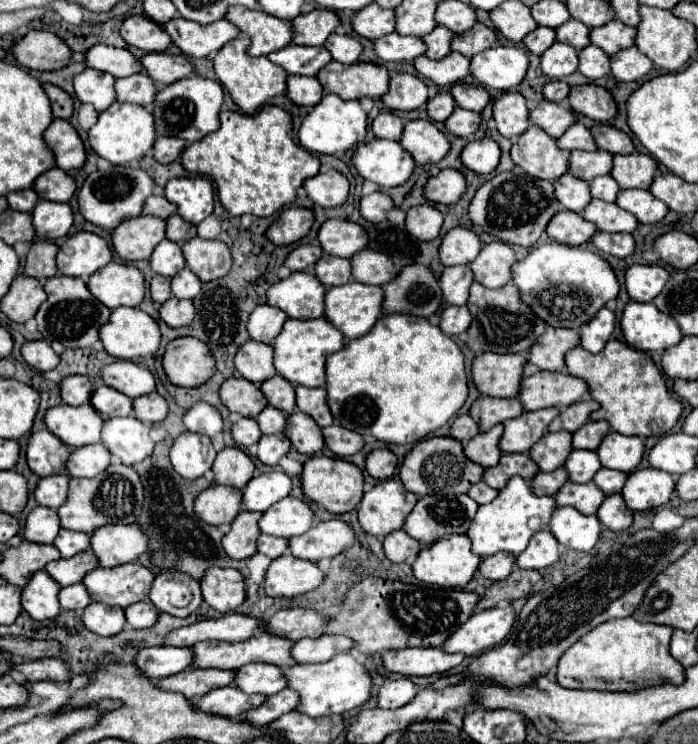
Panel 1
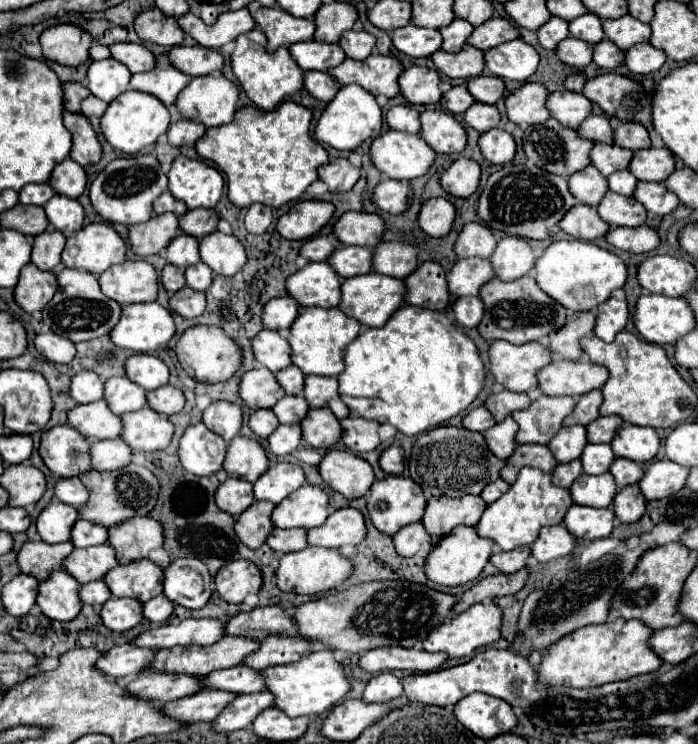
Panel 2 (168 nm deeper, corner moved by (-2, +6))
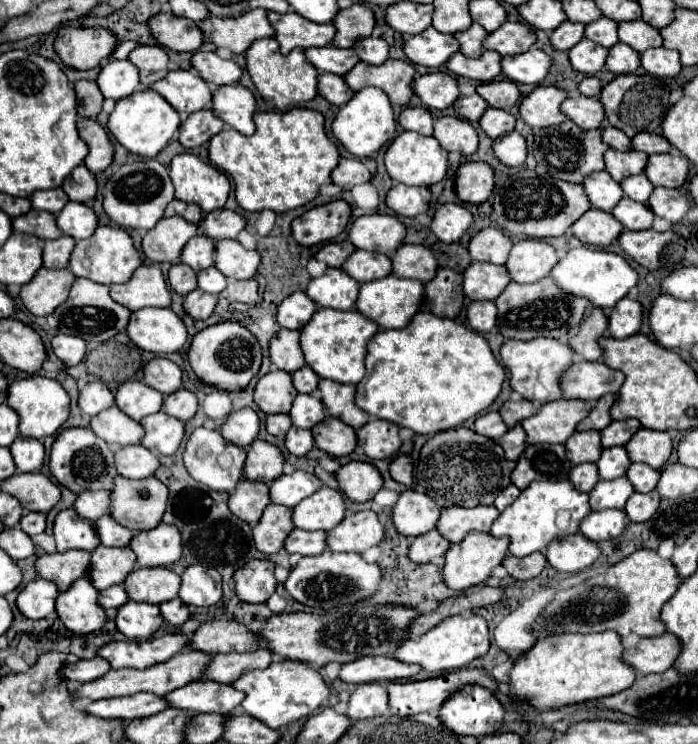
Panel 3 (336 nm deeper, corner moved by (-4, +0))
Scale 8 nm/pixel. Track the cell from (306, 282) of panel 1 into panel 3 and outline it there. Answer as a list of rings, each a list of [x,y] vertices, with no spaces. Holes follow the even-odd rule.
[[[327,269],[325,275],[311,279],[307,287],[307,295],[319,305],[319,307],[331,307],[349,311],[355,307],[357,295],[359,295],[359,283],[349,277],[343,269]]]

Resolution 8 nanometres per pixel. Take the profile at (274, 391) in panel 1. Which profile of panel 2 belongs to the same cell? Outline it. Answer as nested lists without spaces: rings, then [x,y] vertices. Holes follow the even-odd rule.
[[[289,365],[287,369],[275,373],[275,379],[279,381],[279,385],[283,385],[287,395],[301,395],[303,393],[305,375],[295,365]]]

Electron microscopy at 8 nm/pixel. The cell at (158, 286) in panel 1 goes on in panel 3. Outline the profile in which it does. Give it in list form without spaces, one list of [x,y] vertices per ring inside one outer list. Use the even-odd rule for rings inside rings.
[[[177,263],[169,271],[169,283],[179,295],[189,295],[193,289],[197,289],[197,273],[189,265]]]

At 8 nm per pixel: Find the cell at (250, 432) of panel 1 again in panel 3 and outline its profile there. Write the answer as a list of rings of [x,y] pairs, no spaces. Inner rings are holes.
[[[269,415],[265,427],[271,435],[285,435],[293,427],[293,423],[289,421],[289,415]]]

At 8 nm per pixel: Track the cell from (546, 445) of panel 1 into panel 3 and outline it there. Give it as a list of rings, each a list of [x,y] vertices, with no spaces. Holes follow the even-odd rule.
[[[577,431],[573,433],[567,443],[567,457],[573,465],[597,461],[601,457],[601,433],[599,431]]]

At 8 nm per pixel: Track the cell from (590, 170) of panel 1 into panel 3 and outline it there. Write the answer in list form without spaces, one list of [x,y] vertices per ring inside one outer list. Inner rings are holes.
[[[609,149],[605,153],[605,165],[607,165],[607,173],[613,175],[615,181],[623,181],[631,175],[639,175],[643,173],[645,165],[647,165],[647,155],[641,151],[617,151],[617,149]]]

